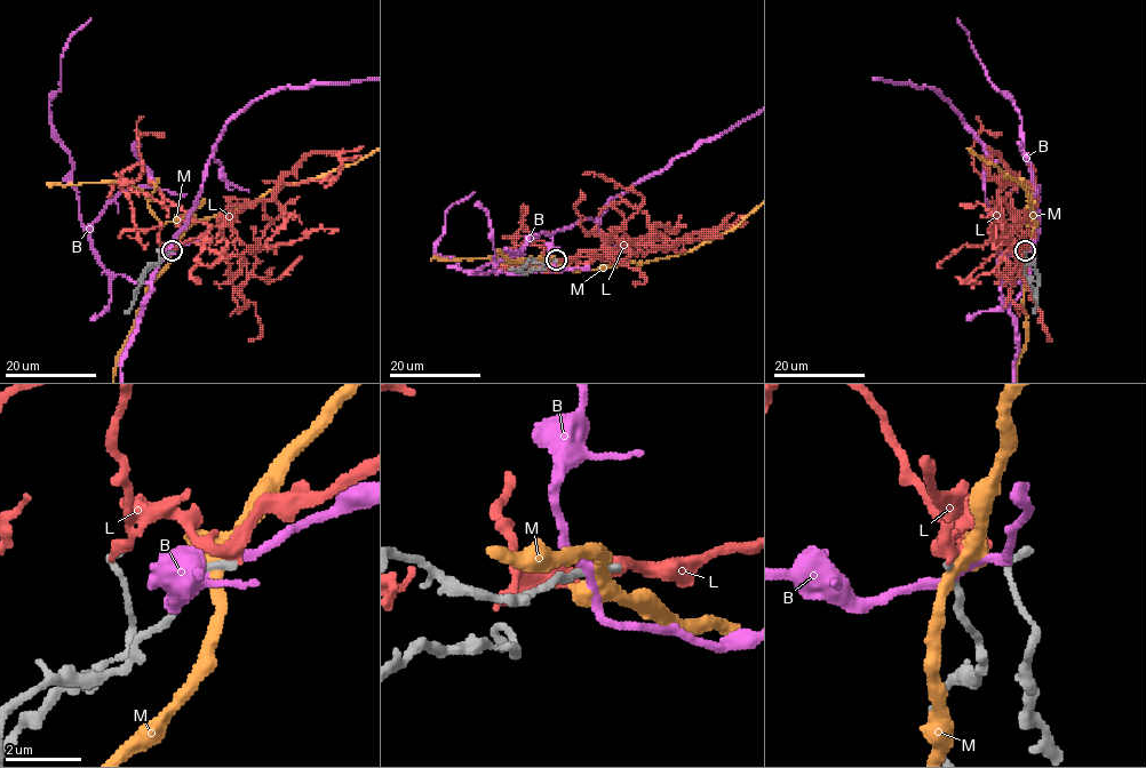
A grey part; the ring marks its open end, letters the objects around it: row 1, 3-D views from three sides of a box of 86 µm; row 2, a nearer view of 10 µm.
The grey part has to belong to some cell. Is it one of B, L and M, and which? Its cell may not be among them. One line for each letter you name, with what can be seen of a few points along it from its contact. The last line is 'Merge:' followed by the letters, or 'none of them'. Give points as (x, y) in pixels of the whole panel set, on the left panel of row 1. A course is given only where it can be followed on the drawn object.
L: course (170, 250), (208, 224), (164, 198), (137, 164), (114, 181), (137, 178), (136, 129), (164, 136)
Merge: L

